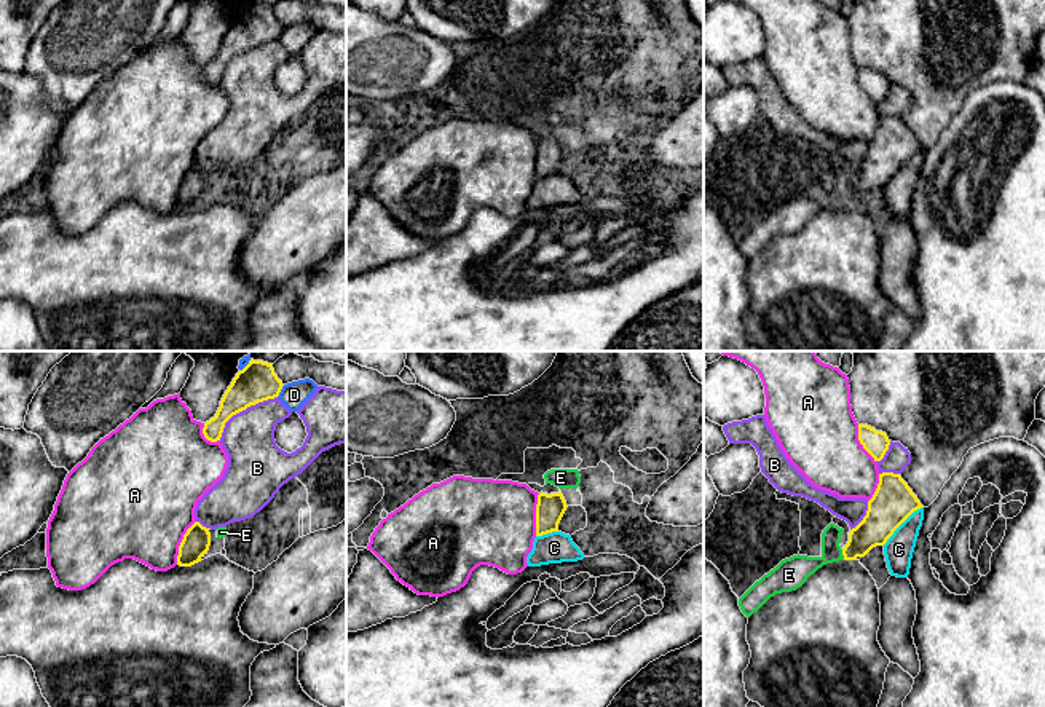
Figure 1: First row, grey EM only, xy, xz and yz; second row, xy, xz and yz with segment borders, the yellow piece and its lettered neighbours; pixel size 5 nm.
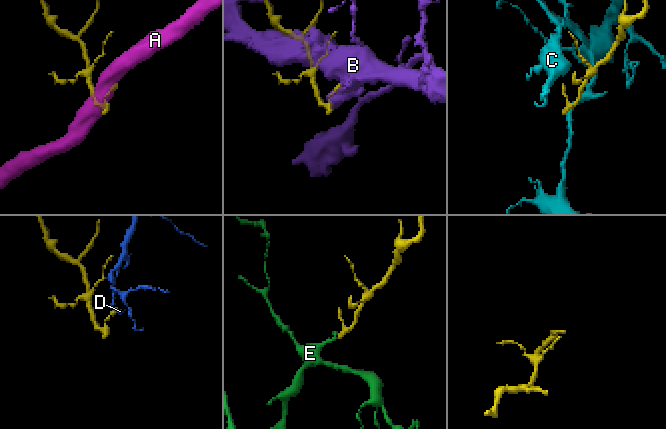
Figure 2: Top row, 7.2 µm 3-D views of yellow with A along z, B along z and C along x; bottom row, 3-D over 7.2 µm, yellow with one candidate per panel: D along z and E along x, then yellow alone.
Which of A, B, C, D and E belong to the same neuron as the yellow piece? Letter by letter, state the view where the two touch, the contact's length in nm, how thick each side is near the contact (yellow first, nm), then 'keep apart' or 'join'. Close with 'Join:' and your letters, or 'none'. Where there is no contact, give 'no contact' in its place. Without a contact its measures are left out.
A: meets yellow in xy; contact 240 nm long; 140 nm thick on the yellow side, 480 nm on the other; keep apart
B: meets yellow in xy; contact 360 nm long; 200 nm thick on the yellow side, 260 nm on the other; keep apart
C: meets yellow in yz; contact 280 nm long; 220 nm thick on the yellow side, 150 nm on the other; keep apart
D: meets yellow in xy; contact 80 nm long; 200 nm thick on the yellow side, 130 nm on the other; keep apart
E: meets yellow in yz; contact 60 nm long; 170 nm thick on the yellow side, 140 nm on the other; join
Join: E

